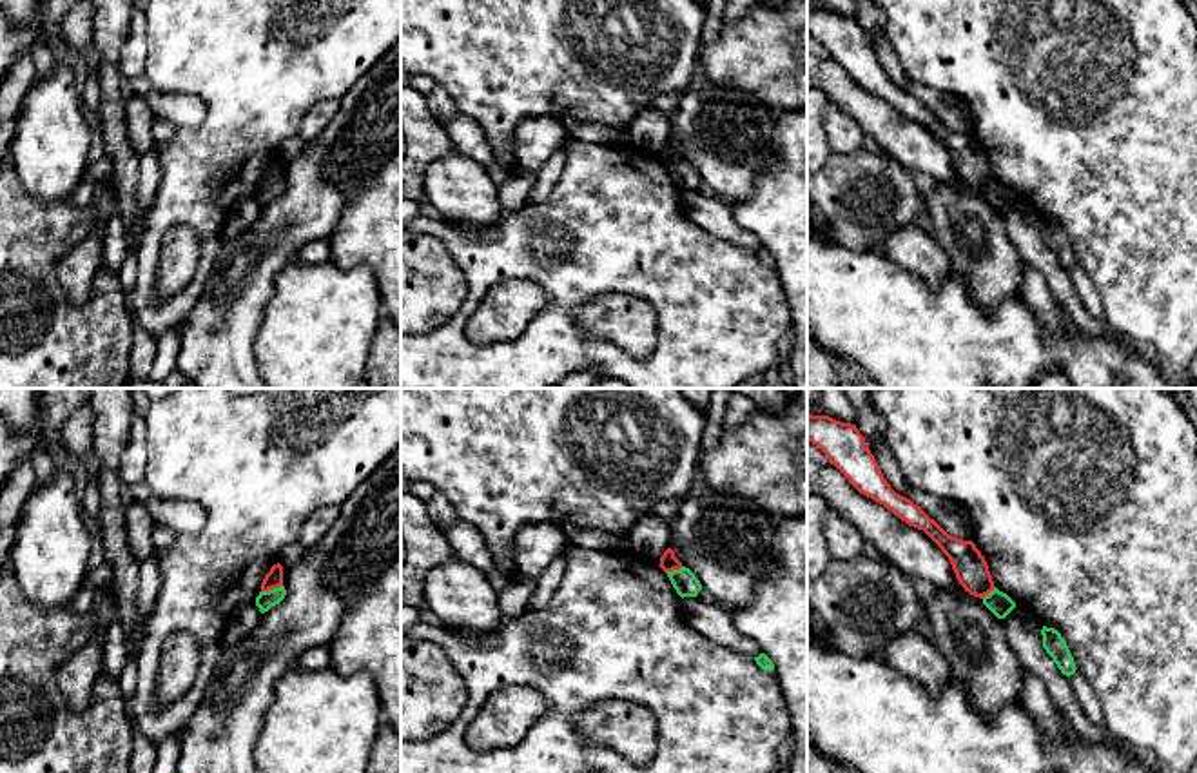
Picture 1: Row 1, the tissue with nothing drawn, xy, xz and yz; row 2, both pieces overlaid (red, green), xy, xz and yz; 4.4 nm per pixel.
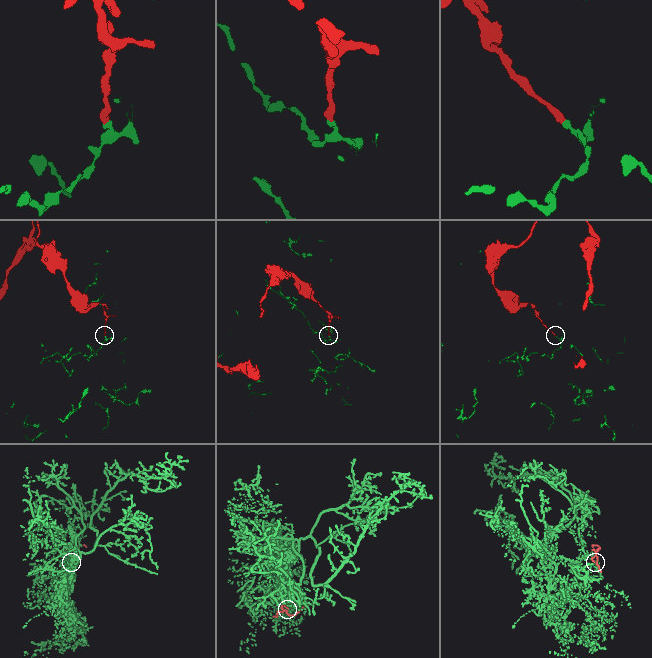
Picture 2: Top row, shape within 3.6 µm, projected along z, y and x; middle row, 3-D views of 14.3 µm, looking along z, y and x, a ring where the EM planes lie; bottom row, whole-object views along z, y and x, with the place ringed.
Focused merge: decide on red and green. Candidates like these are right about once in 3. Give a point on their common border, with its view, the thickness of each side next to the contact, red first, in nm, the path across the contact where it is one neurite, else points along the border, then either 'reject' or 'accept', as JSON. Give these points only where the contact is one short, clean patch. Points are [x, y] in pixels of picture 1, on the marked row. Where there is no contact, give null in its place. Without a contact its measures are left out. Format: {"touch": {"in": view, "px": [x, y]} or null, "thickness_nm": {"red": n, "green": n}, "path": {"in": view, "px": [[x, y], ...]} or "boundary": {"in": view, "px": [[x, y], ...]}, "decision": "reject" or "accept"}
{"touch": {"in": "xy", "px": [271, 588]}, "thickness_nm": {"red": 80, "green": 80}, "boundary": {"in": "xy", "px": [[282, 583], [262, 592]]}, "decision": "reject"}

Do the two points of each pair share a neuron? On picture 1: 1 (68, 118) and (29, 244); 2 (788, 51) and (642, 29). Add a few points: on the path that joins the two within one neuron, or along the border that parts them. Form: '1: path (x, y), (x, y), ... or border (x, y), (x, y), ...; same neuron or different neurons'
1: border (19, 176), (37, 198), (68, 202); different neurons
2: border (702, 46), (697, 64); different neurons

